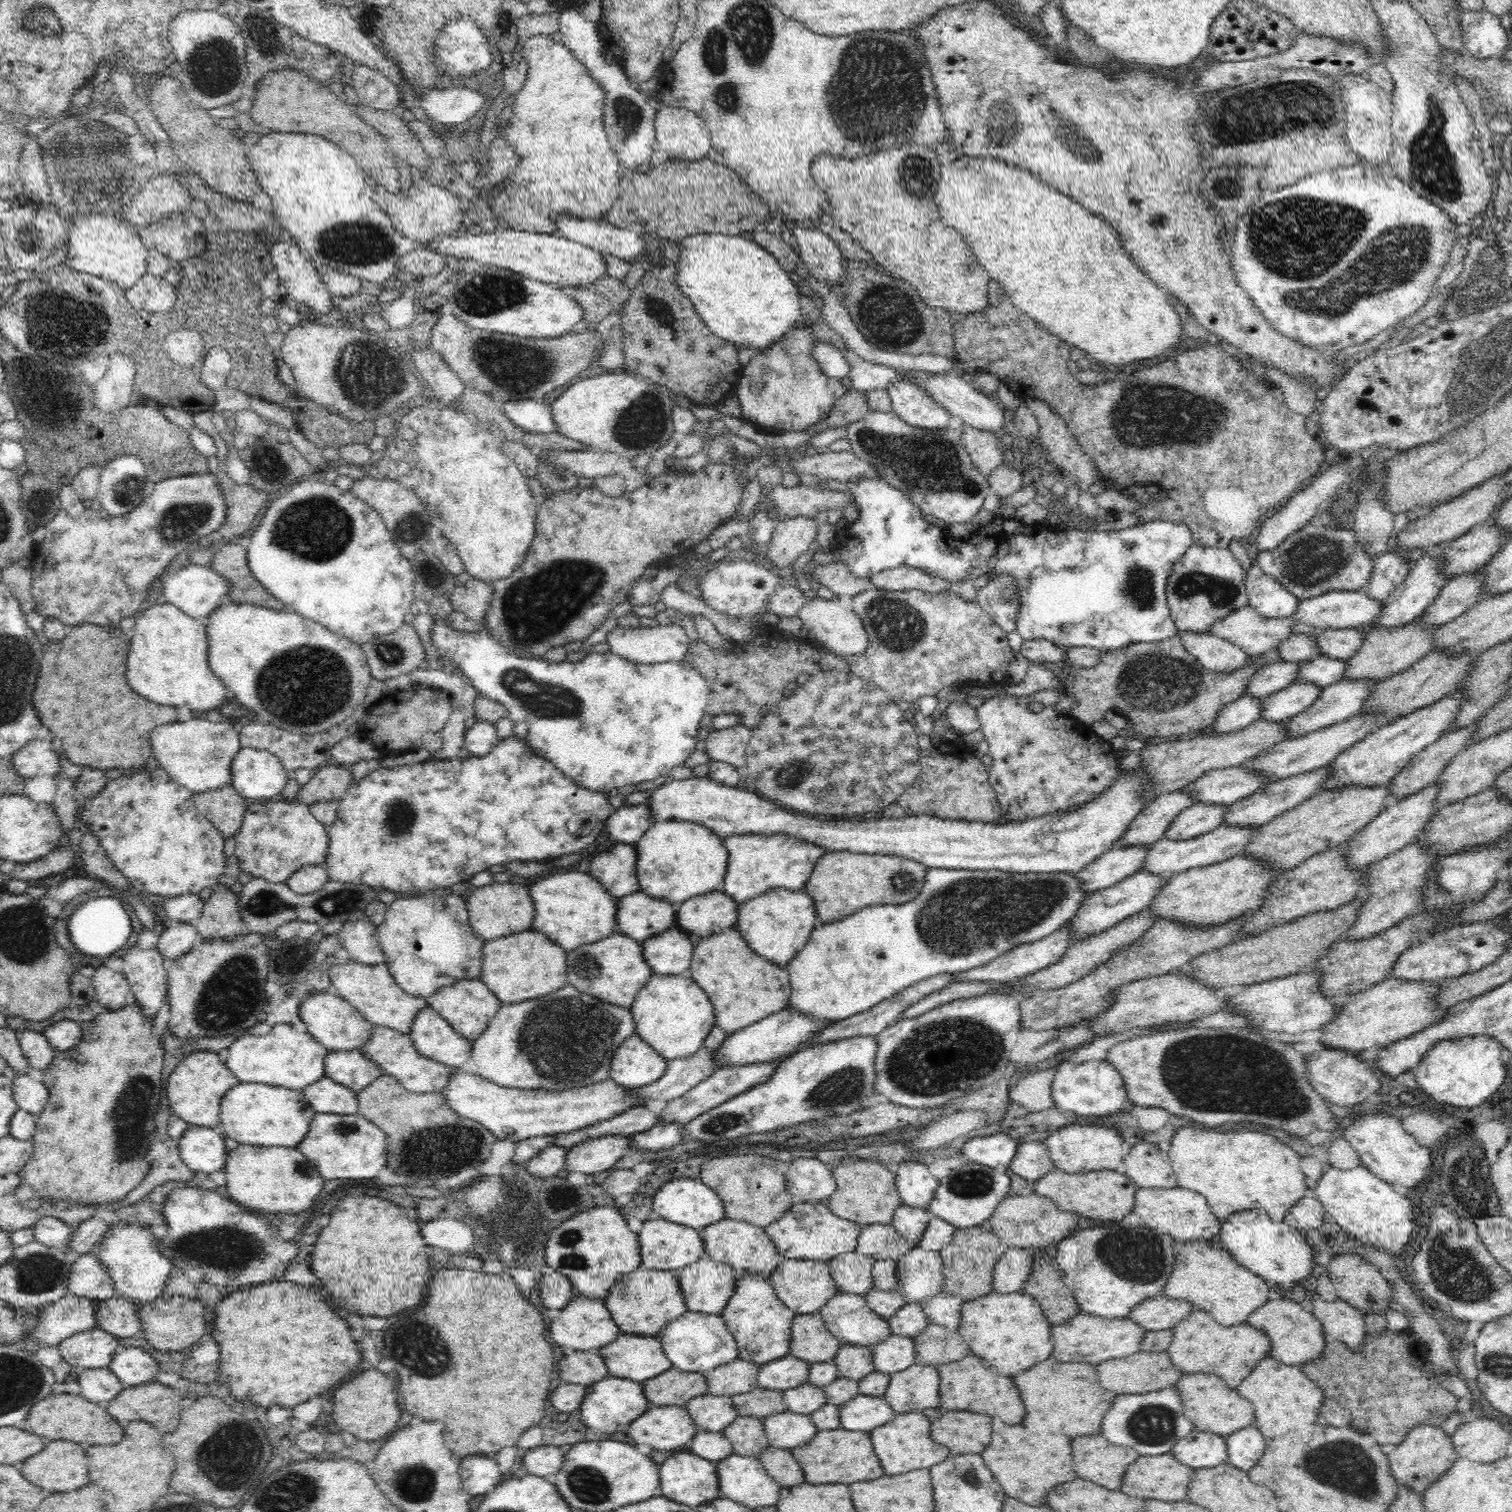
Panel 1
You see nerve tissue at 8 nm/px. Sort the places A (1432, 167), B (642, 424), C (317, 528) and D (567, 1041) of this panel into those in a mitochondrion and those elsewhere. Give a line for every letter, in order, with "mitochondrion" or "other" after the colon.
A: mitochondrion
B: mitochondrion
C: mitochondrion
D: mitochondrion

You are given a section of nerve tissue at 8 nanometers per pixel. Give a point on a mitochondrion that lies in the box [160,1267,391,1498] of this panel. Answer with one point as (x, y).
(222, 1477)

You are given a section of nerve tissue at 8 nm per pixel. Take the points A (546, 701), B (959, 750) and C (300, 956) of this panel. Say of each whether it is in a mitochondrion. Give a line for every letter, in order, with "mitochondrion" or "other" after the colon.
A: mitochondrion
B: other
C: other

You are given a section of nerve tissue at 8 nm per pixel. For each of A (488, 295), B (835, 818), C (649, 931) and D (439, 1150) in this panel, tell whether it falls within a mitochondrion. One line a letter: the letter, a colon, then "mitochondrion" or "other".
A: mitochondrion
B: other
C: other
D: mitochondrion

